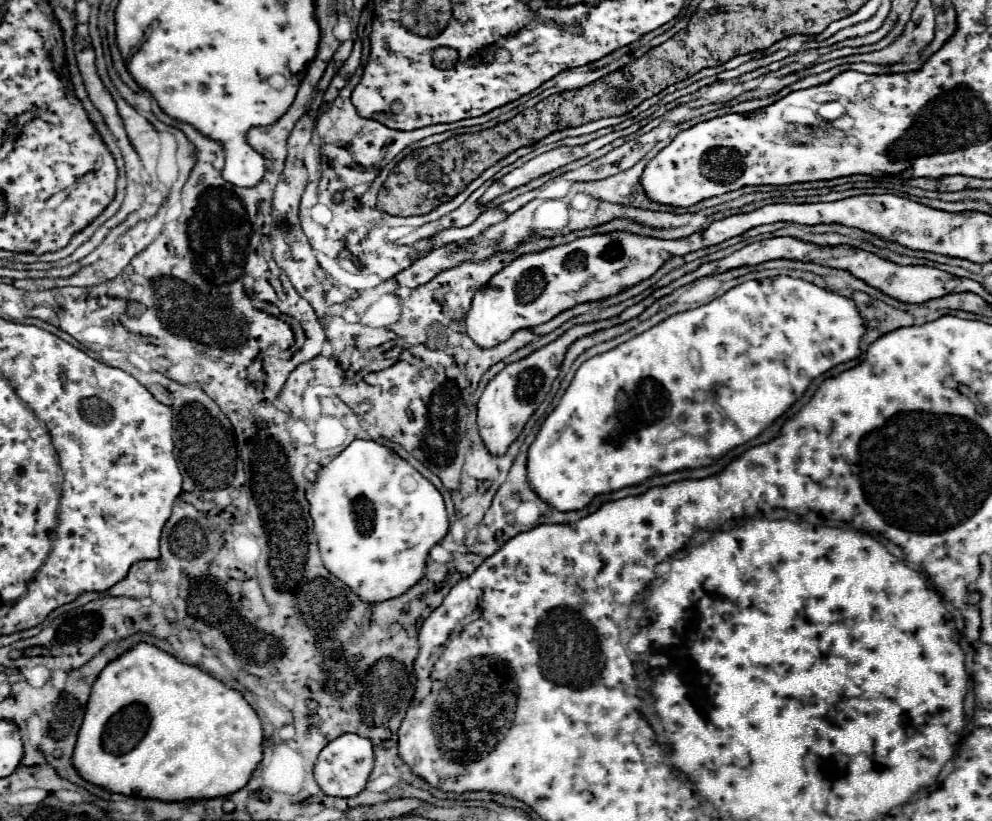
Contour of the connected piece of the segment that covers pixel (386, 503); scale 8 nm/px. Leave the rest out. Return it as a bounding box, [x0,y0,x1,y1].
[306,440,448,602]

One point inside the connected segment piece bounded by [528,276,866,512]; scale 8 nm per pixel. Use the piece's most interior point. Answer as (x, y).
(764, 341)

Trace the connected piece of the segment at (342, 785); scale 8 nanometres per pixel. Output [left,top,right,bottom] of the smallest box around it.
[314,734,374,798]

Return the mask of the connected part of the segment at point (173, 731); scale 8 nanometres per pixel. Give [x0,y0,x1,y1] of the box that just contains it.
[74,642,262,802]

